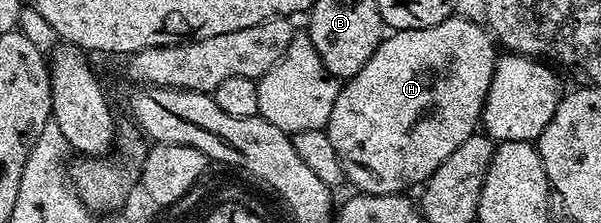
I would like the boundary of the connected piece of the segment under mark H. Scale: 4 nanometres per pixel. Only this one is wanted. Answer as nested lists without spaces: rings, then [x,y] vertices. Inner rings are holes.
[[[463,17],[430,25],[430,29],[392,31],[385,37],[374,49],[374,57],[341,86],[334,109],[330,109],[326,130],[338,161],[342,161],[345,180],[366,195],[398,195],[427,184],[442,161],[466,137],[477,134],[481,126],[486,93],[498,58],[495,46],[487,26]]]

